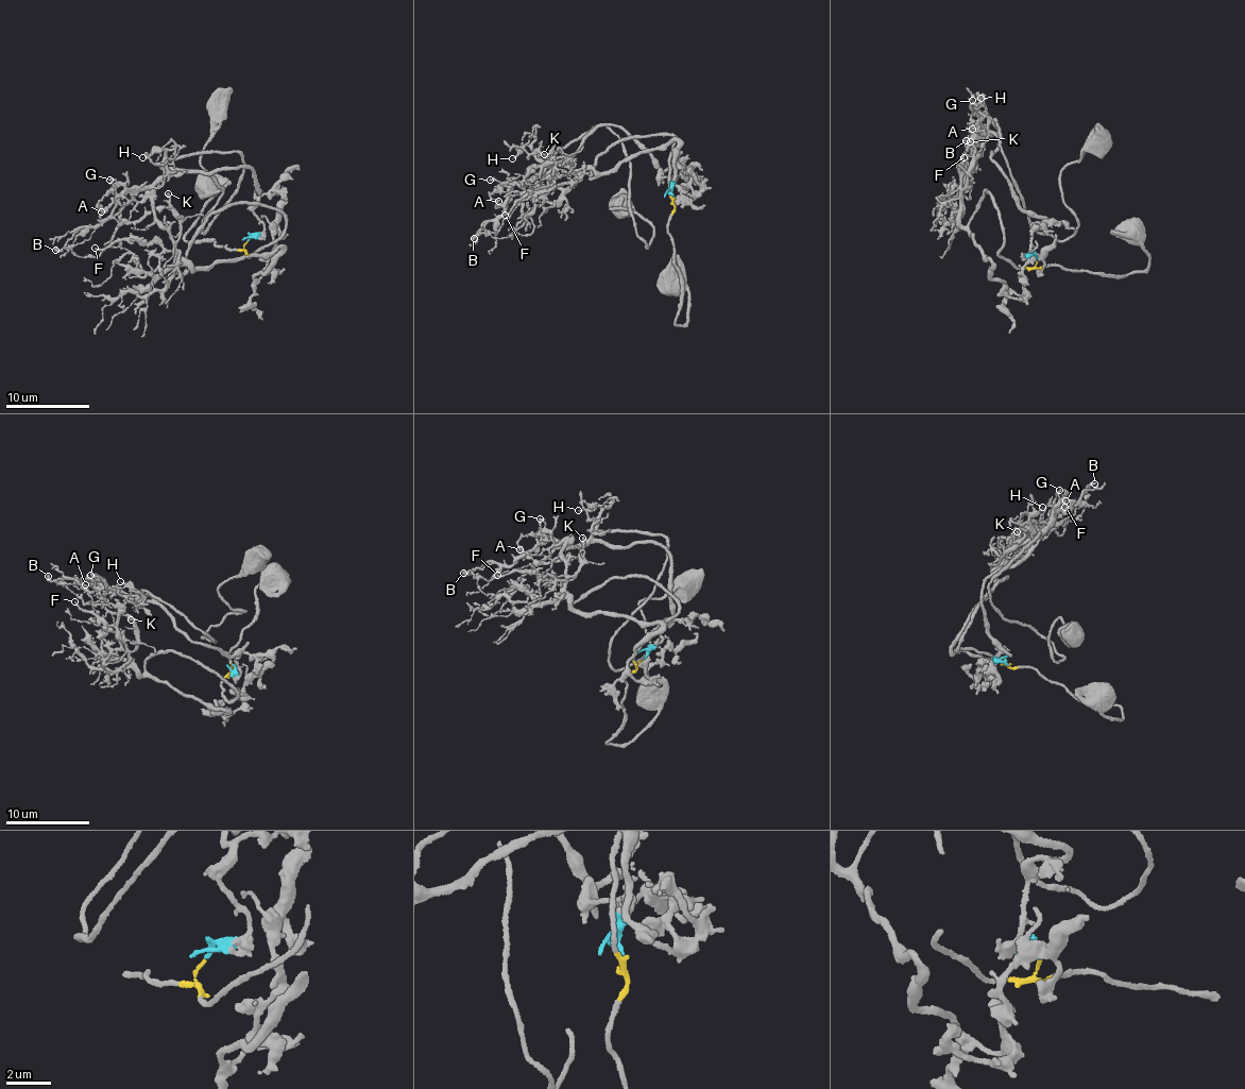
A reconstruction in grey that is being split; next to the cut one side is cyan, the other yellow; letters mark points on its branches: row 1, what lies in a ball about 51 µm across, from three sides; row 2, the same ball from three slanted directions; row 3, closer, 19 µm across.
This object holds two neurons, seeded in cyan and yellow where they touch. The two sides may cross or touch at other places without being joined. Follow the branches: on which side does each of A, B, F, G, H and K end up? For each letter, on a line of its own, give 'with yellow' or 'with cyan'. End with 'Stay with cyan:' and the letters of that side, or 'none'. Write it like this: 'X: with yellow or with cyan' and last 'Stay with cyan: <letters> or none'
A: with cyan
B: with cyan
F: with yellow
G: with cyan
H: with cyan
K: with yellow
Stay with cyan: A, B, G, H

